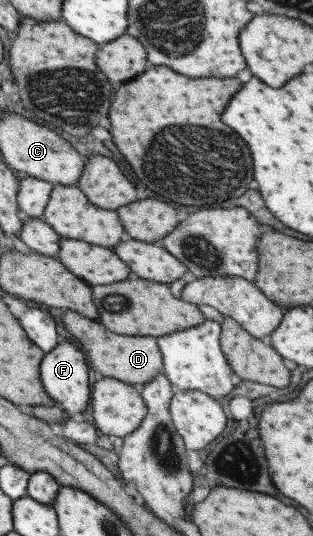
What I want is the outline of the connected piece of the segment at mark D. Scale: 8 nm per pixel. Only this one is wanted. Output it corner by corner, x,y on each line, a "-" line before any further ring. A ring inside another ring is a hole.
64,310
61,318
63,324
65,324
65,330
69,332
75,340
74,342
81,348
81,352
87,356
88,367
104,377
107,376
139,387
146,382
150,382
154,376
162,372
162,356
156,345
156,337
115,334
103,328
101,323
71,310

